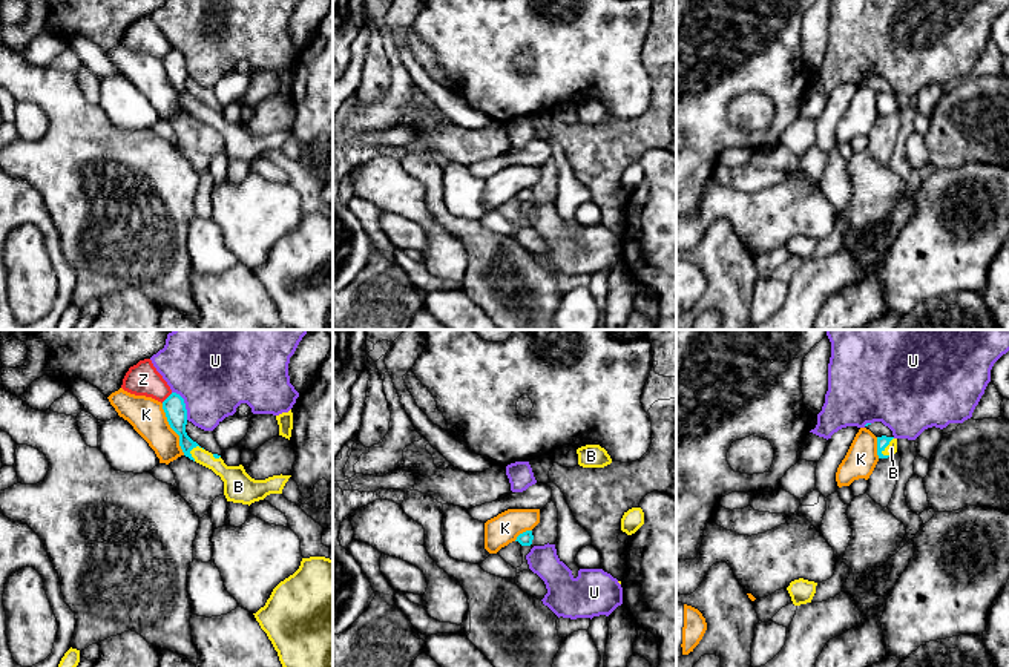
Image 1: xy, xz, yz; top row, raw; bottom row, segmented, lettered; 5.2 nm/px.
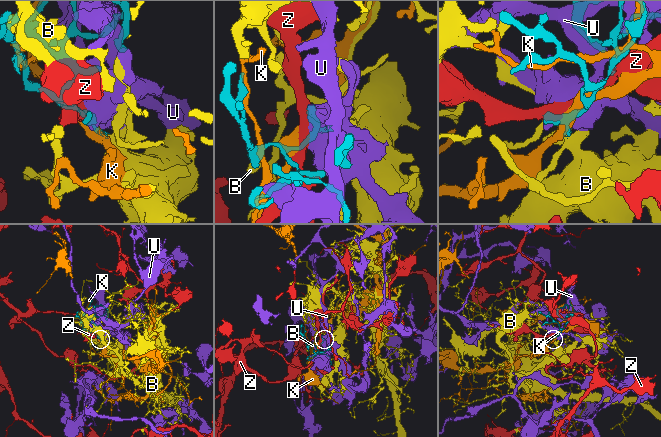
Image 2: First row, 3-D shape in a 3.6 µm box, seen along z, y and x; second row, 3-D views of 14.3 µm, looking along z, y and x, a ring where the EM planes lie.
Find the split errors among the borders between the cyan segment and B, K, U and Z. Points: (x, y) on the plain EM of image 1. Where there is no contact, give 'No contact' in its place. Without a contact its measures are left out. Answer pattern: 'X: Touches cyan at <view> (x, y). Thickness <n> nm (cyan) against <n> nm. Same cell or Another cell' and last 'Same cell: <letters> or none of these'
B: Touches cyan at yz (887, 101). Thickness 60 nm (cyan) against 60 nm. Same cell
K: Touches cyan at xy (172, 85). Thickness 120 nm (cyan) against 190 nm. Another cell
U: Touches cyan at xy (184, 60). Thickness 120 nm (cyan) against 380 nm. Another cell
Z: Touches cyan at xy (167, 54). Thickness 120 nm (cyan) against 170 nm. Another cell
Same cell: B

